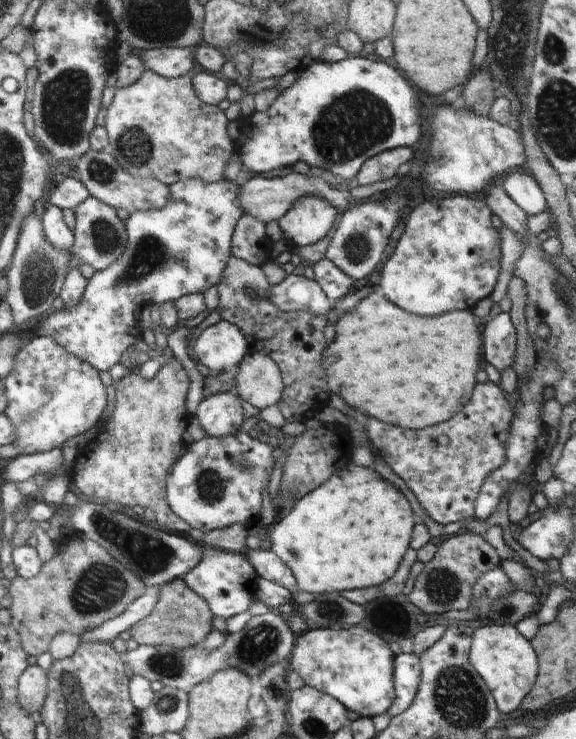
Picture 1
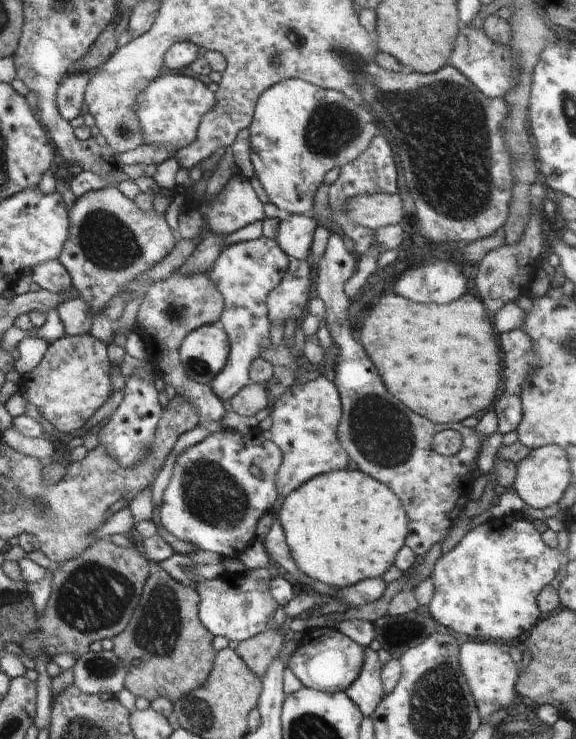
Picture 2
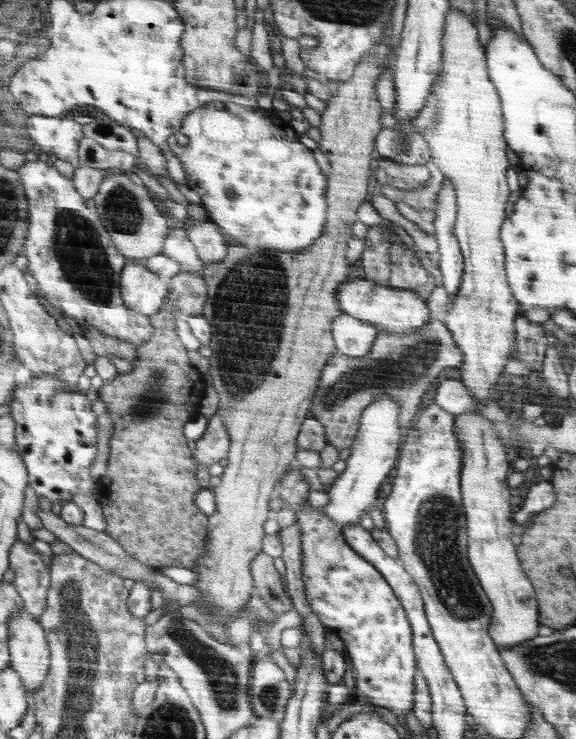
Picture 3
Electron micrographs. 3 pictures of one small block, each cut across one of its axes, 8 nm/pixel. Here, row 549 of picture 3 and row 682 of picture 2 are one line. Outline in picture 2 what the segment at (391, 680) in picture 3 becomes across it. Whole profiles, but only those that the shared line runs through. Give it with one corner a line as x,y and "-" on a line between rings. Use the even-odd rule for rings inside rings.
330,627
306,628
302,642
288,661
288,667
302,682
303,686
332,693
344,693
350,689
363,672
367,648
360,646
355,639
348,638
340,630

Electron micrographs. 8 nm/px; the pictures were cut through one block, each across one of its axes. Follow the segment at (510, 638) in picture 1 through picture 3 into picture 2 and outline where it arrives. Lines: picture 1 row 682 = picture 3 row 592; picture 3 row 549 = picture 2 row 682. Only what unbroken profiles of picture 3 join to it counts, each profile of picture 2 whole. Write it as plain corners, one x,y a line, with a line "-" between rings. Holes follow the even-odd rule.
467,641
460,646
460,668
462,674
468,680
468,686
472,690
475,702
482,715
484,722
490,719
494,712
508,710
508,704
514,700
514,684
518,670
514,666
511,656
508,656
508,648
506,643
499,641

